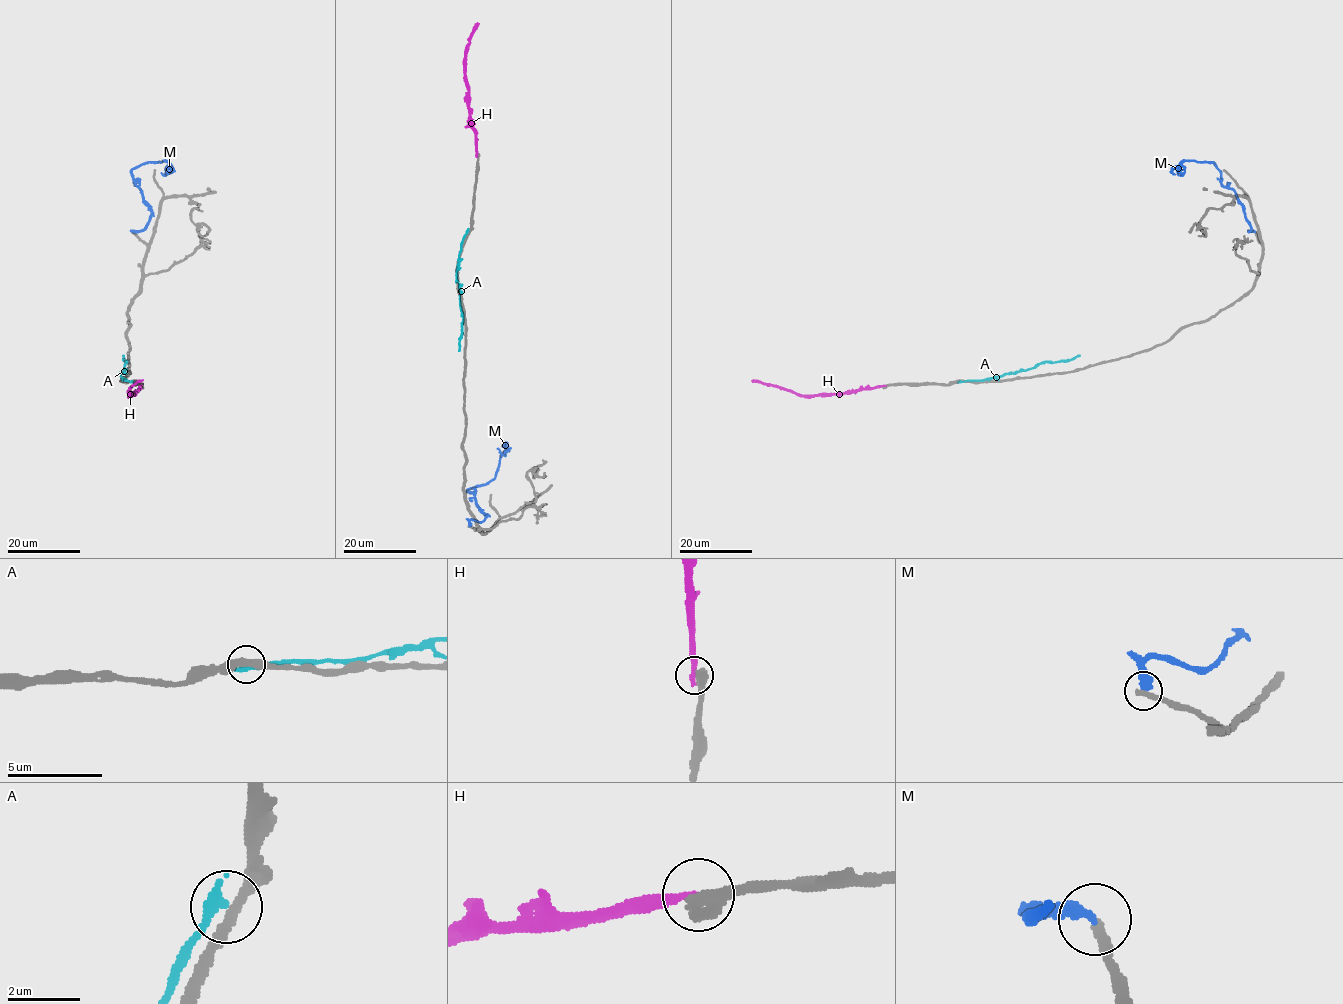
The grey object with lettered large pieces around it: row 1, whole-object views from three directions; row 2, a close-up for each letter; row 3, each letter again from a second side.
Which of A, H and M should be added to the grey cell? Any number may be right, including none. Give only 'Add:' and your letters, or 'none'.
Add: none

